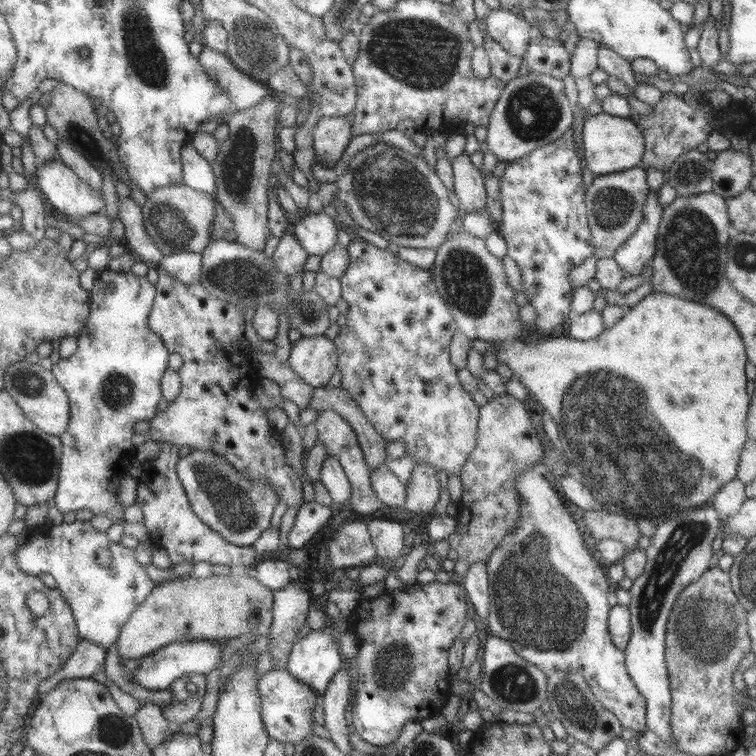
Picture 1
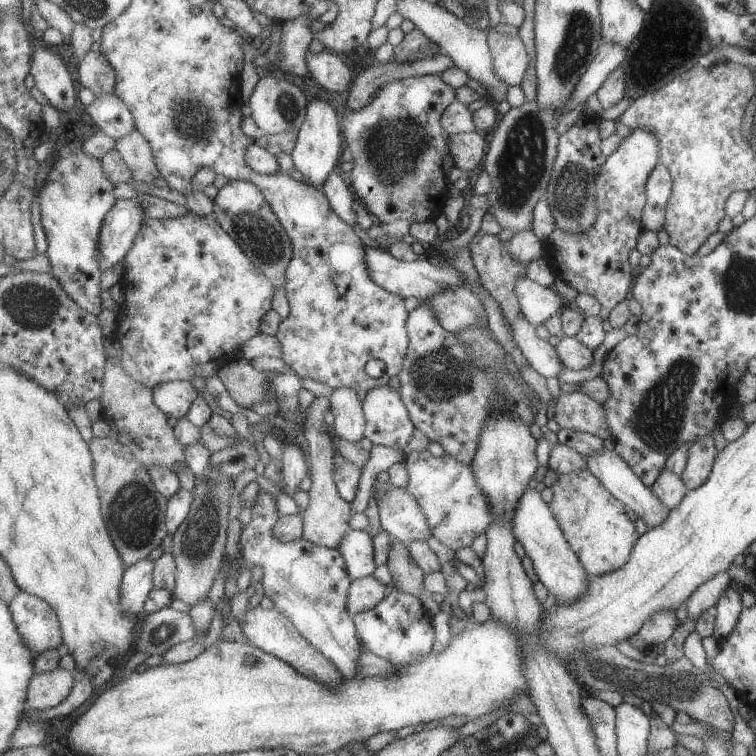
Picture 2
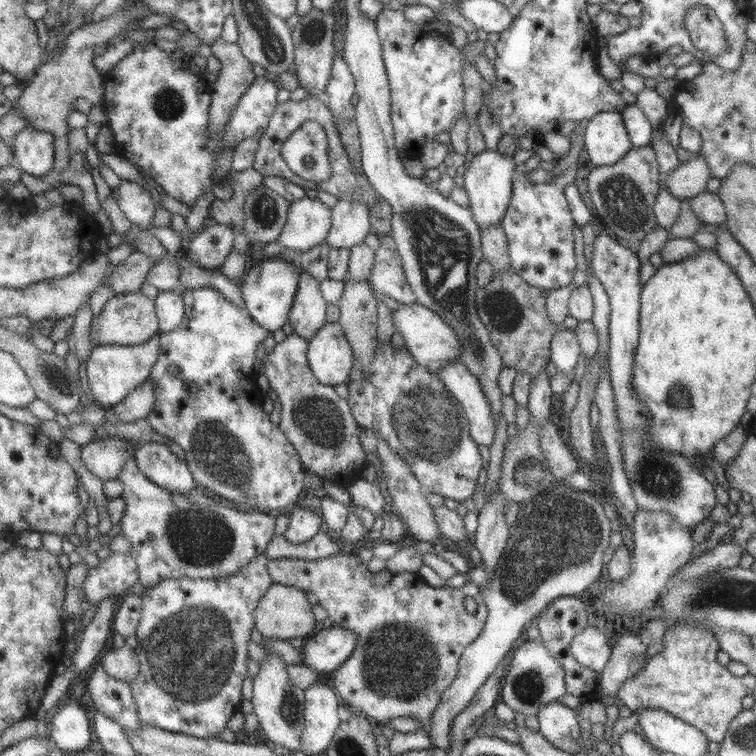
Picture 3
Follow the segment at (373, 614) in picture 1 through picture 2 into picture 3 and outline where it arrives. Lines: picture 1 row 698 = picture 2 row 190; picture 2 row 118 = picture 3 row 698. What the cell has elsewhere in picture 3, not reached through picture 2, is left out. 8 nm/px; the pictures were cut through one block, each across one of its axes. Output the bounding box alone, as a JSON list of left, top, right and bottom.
[270,549,489,729]

